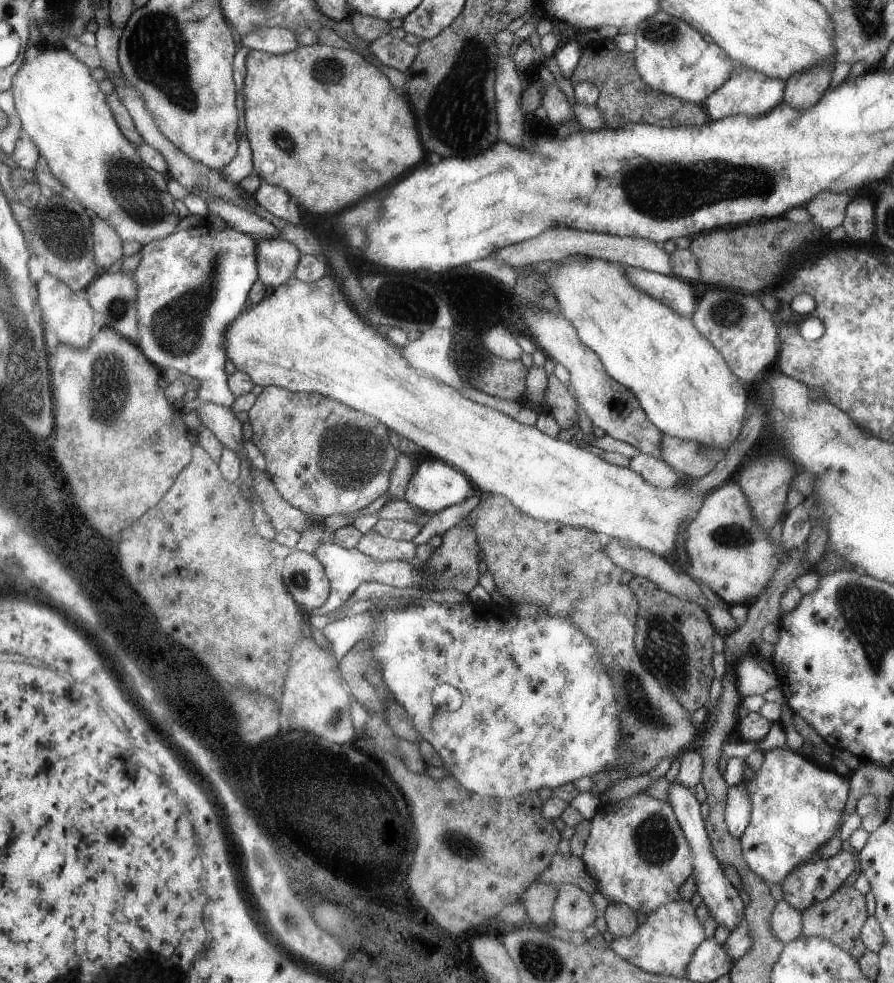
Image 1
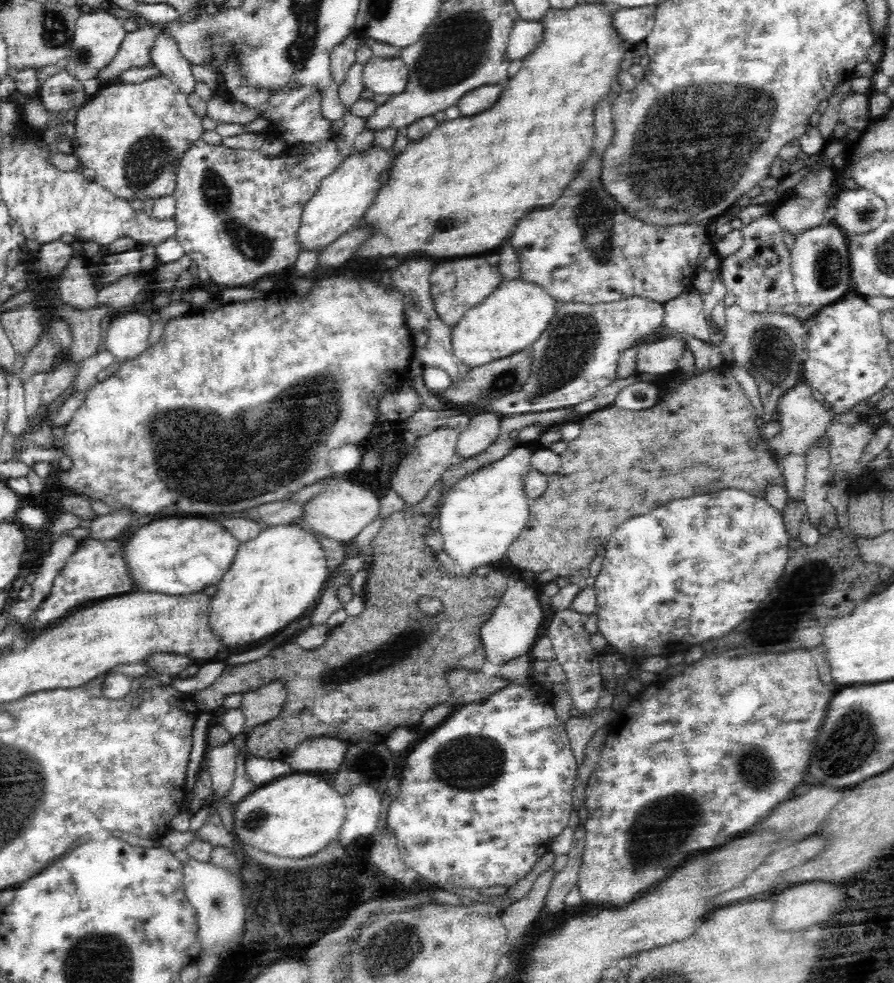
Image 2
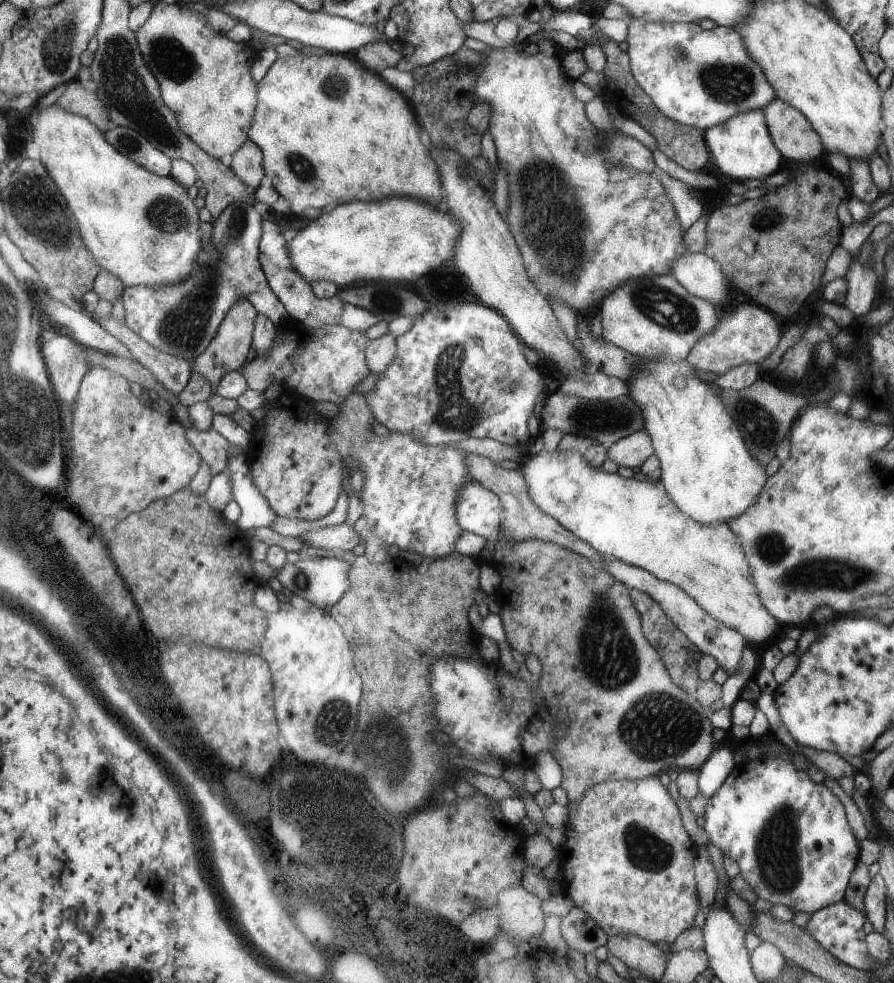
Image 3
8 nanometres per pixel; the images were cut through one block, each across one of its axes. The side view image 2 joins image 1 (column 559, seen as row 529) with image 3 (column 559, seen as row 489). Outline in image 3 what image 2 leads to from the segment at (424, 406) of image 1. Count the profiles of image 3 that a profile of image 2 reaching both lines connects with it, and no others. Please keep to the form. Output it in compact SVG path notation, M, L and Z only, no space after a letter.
M543 448L536 454L526 452L521 456L517 471L526 480L530 500L544 514L551 516L580 540L588 542L602 556L637 566L652 573L660 581L678 586L718 622L738 630L748 644L764 644L768 638L776 638L780 630L778 619L774 615L770 616L770 611L762 606L745 551L726 523L706 526L702 522L696 522L666 494L662 482L650 479L640 481L633 477L624 478L618 472L608 473L603 468L598 469L590 464L576 450L562 452L558 448L553 451Z

